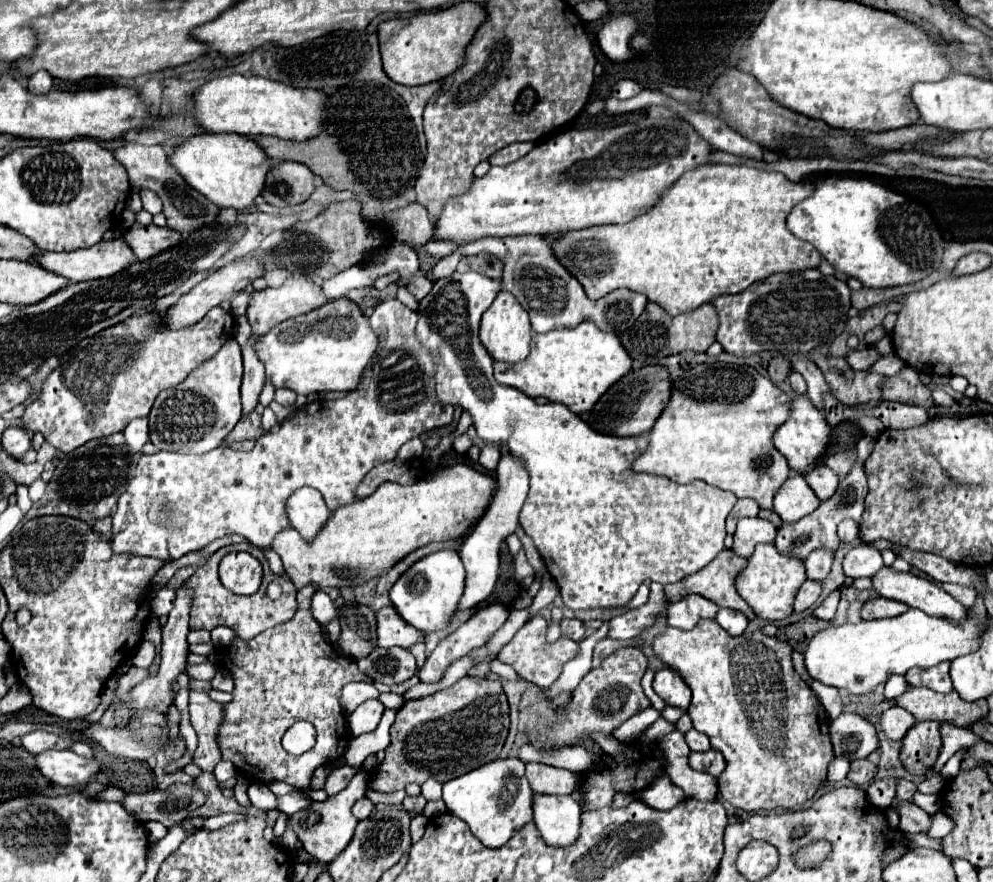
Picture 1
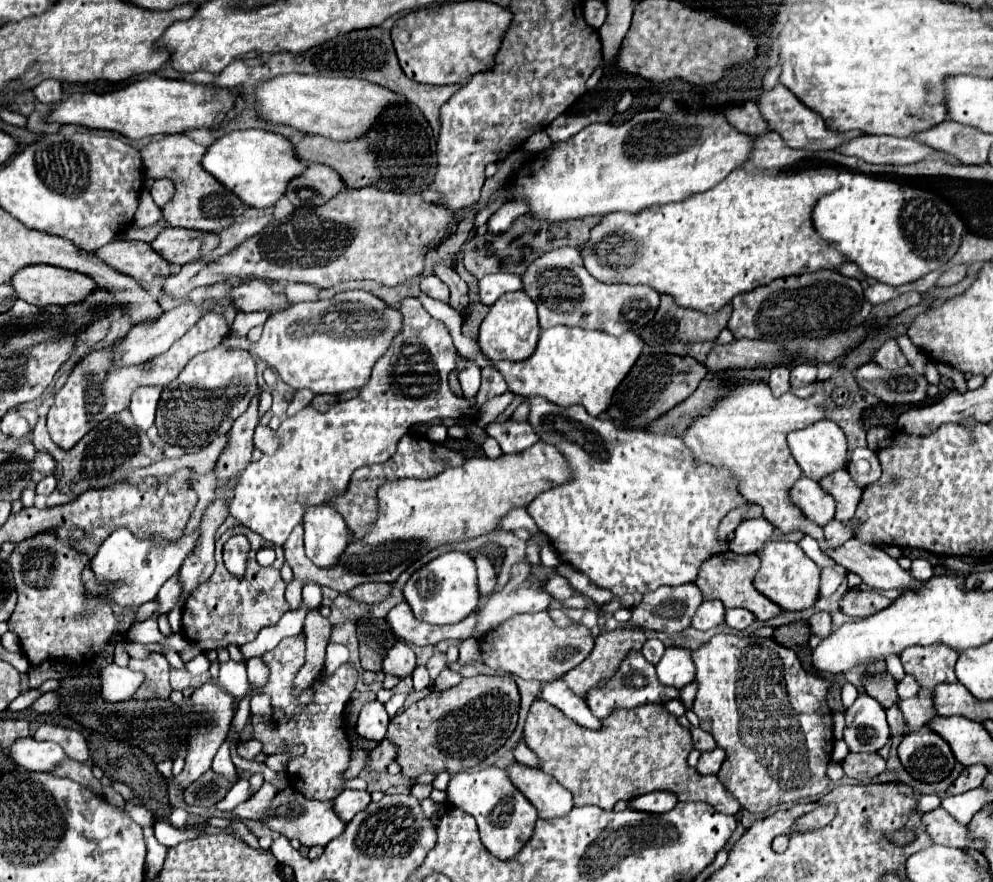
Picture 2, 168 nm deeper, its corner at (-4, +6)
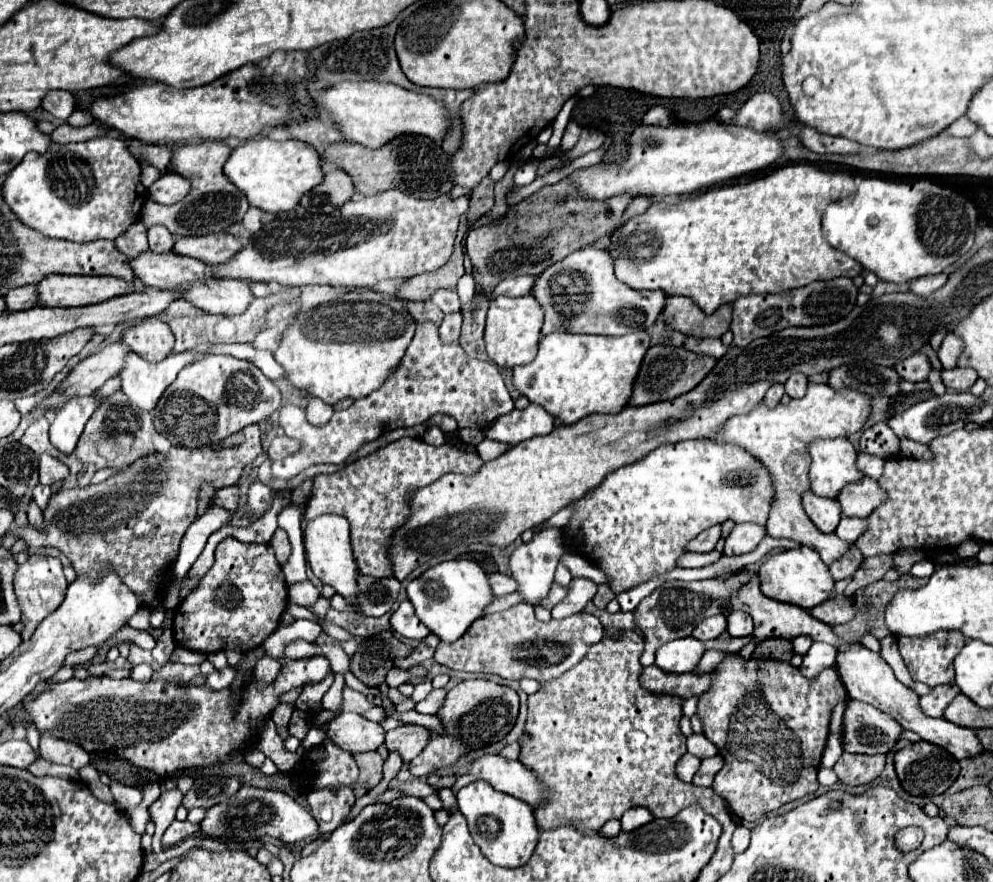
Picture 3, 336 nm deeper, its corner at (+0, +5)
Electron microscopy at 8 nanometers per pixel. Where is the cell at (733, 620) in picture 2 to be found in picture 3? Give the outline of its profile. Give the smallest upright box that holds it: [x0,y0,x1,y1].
[727,611,753,637]

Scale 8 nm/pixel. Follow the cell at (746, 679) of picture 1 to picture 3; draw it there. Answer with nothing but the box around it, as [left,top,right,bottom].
[697,653,847,821]

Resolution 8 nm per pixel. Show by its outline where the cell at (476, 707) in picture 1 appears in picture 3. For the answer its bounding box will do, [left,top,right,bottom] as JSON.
[409,679,519,777]

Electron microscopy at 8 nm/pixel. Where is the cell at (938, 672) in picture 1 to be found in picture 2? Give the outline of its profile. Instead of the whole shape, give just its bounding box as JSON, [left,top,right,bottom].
[901,644,959,688]

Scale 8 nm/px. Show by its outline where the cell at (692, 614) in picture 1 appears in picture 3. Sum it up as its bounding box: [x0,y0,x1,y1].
[693,613,725,641]

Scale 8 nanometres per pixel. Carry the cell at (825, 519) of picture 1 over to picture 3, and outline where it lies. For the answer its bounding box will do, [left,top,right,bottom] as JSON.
[857,451,883,479]

